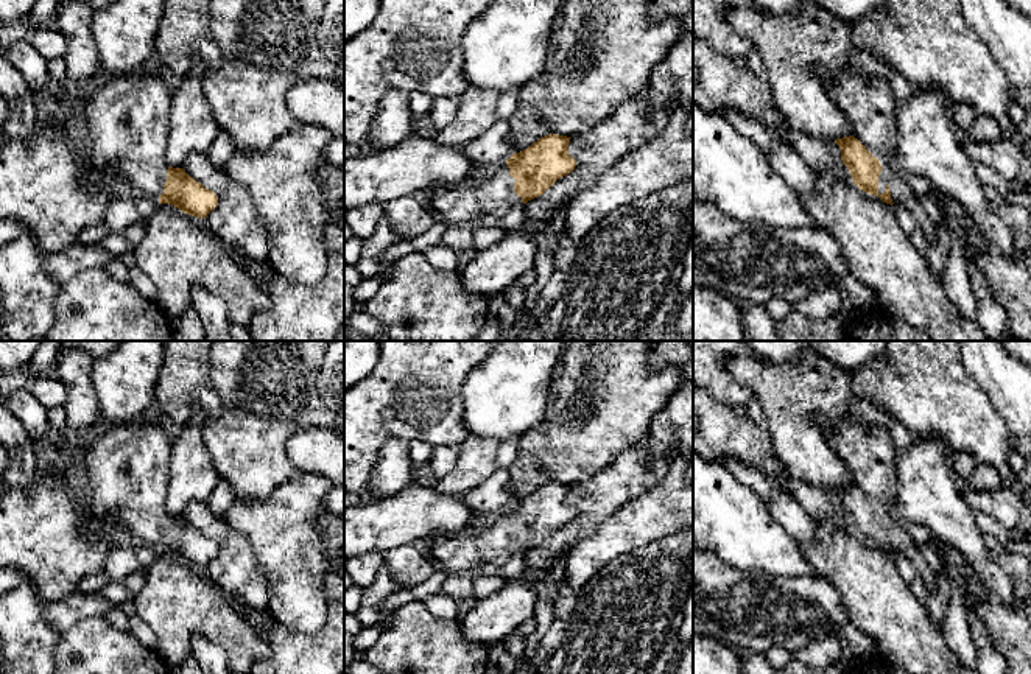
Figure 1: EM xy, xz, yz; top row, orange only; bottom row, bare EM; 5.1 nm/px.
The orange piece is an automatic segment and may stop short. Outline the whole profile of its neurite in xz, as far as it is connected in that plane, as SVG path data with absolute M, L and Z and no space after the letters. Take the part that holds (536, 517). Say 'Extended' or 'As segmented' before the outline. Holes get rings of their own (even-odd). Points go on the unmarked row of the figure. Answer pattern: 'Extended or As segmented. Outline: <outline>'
Extended. Outline: M558 483L540 486L480 529L430 543L427 556L445 574L473 576L489 562L501 567L575 518L576 509L568 503L570 487Z

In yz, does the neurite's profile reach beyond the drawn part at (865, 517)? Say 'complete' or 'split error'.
split error

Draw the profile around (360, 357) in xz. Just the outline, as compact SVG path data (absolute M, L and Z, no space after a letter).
M344 341L344 392L375 367L378 353L378 341Z

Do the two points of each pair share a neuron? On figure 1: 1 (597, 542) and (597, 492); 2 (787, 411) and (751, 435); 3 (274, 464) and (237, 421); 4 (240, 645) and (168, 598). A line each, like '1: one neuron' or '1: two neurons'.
1: two neurons
2: two neurons
3: one neuron
4: one neuron

